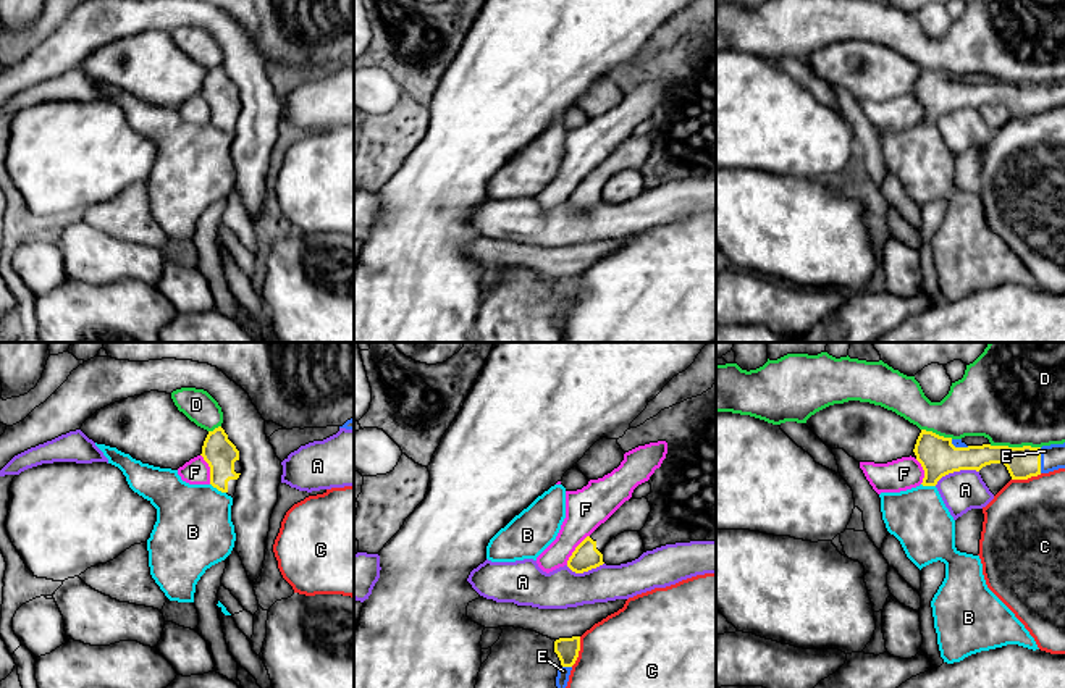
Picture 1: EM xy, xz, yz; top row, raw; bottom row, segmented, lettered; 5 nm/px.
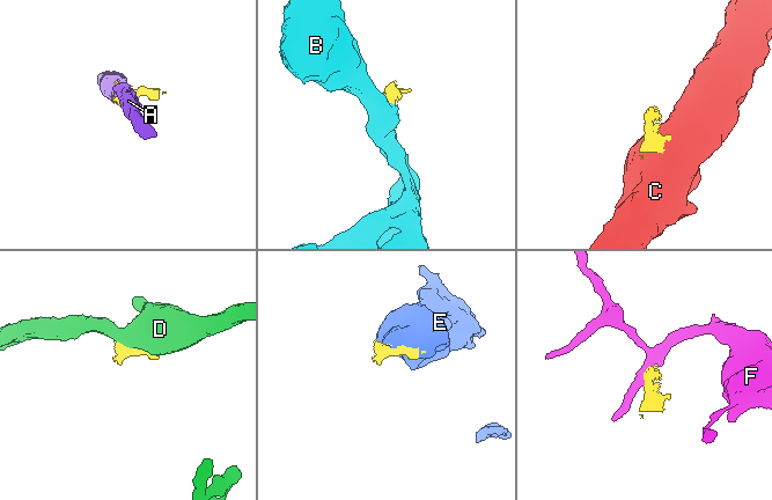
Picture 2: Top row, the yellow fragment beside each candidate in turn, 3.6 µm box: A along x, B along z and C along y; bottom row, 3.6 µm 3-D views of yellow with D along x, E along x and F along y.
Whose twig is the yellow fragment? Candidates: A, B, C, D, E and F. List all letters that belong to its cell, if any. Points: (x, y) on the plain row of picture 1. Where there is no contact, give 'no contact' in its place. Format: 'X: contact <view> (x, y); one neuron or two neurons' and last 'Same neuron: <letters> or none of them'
A: contact yz (955, 109); two neurons
B: contact xy (218, 128); two neurons
C: contact xz (579, 288); two neurons
D: contact yz (1015, 86); two neurons
E: contact yz (1039, 99); one neuron
F: contact xz (576, 188); two neurons
Same neuron: E

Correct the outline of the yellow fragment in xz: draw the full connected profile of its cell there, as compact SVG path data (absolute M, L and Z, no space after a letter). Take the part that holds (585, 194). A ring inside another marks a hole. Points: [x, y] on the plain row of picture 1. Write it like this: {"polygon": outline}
{"polygon": "M646 136L625 139L604 162L587 174L572 191L567 205L575 212L583 212L603 203L603 187L624 170L640 170L651 150Z"}

